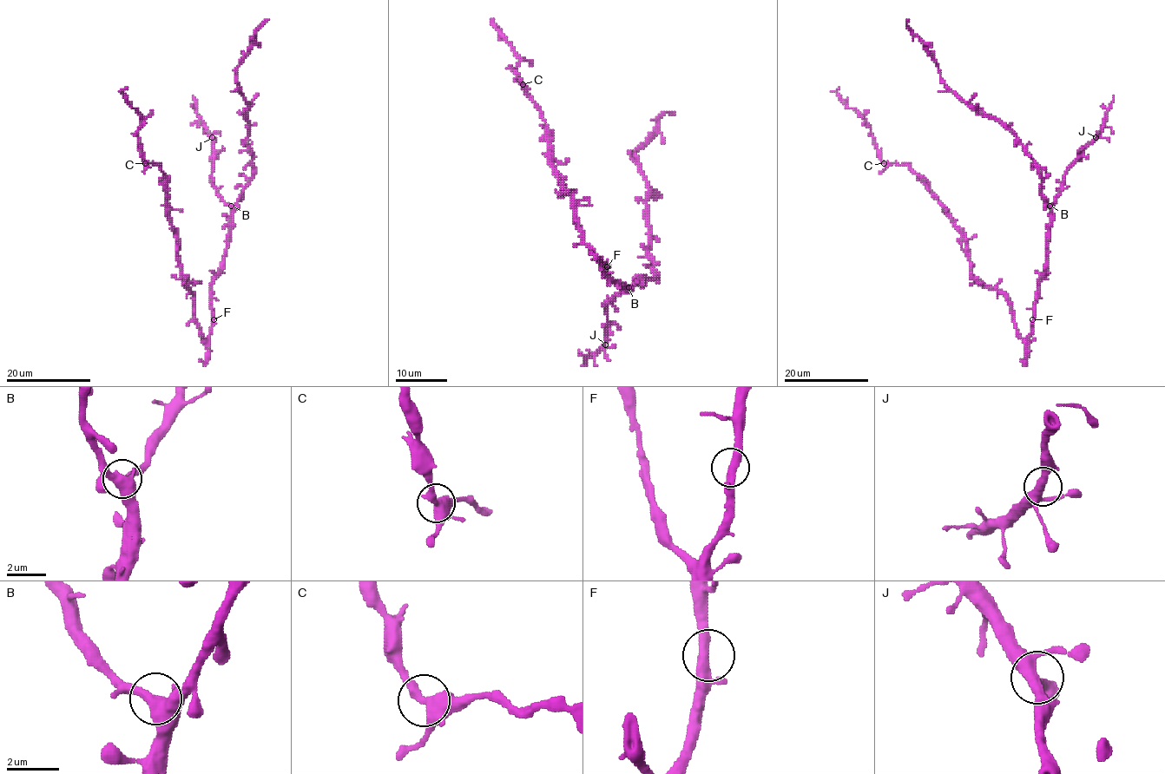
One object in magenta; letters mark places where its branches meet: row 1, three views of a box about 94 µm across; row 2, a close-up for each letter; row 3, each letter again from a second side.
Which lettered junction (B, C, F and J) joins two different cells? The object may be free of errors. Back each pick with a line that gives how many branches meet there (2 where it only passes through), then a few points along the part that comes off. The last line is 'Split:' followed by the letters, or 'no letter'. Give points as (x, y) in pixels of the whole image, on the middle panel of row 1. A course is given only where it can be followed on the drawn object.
Split: no letter

